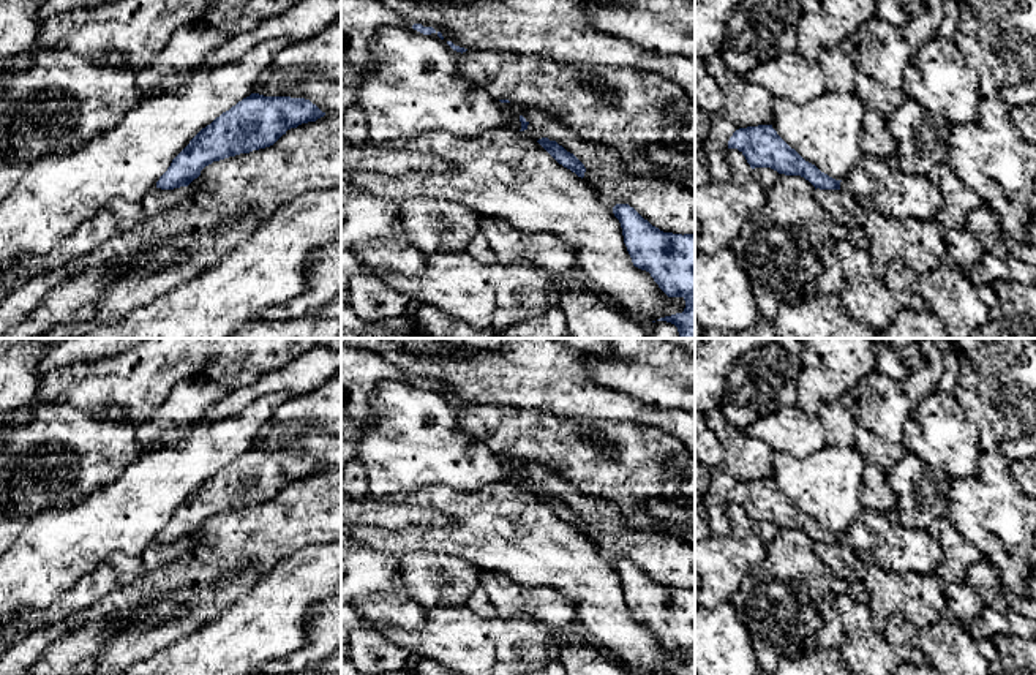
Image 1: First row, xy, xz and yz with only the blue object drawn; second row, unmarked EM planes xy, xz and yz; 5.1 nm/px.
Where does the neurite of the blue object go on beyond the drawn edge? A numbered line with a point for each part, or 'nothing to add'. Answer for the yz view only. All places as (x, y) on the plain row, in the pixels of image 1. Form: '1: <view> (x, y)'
nothing to add

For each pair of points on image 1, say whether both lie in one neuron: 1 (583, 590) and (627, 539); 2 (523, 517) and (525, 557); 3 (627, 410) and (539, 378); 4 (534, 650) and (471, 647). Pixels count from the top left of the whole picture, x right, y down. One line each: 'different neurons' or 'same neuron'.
1: different neurons
2: same neuron
3: same neuron
4: same neuron

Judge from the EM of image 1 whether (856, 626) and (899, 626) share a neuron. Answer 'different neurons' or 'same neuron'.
different neurons

